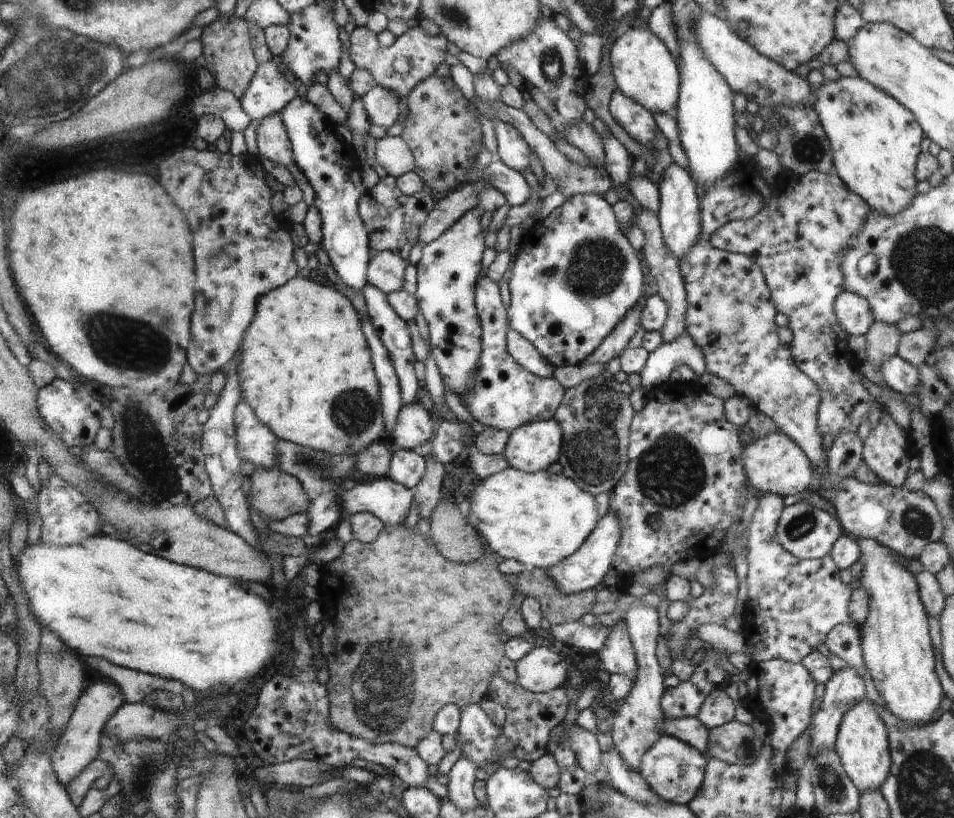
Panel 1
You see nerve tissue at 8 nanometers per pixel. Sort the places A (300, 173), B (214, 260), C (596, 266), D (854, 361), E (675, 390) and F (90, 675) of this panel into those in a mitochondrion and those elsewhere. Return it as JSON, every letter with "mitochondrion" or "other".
{"A":"other","B":"mitochondrion","C":"mitochondrion","D":"other","E":"other","F":"other"}

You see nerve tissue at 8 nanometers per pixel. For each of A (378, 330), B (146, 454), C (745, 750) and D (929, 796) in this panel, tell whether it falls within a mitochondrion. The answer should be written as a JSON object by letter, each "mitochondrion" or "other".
{"A":"other","B":"mitochondrion","C":"mitochondrion","D":"mitochondrion"}

